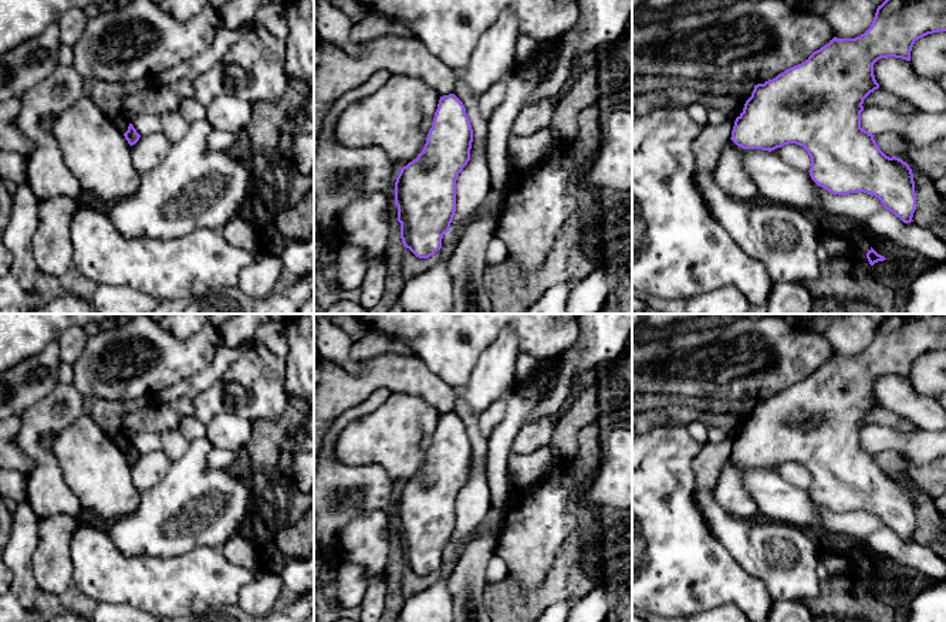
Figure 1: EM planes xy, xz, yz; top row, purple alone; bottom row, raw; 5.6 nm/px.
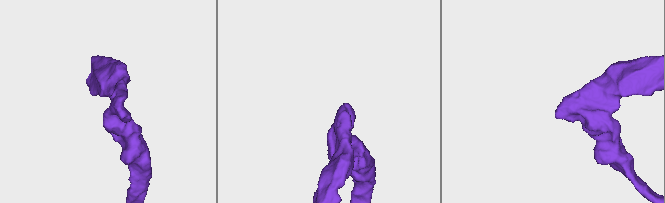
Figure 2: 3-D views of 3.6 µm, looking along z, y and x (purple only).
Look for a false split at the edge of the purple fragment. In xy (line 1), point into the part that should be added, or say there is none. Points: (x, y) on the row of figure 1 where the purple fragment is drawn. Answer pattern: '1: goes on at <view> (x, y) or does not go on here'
1: does not go on here

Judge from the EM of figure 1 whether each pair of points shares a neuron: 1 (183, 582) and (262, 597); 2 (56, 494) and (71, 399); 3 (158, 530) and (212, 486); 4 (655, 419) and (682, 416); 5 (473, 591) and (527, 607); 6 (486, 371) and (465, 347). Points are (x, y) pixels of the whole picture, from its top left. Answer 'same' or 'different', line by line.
1: different
2: same
3: same
4: same
5: different
6: different

